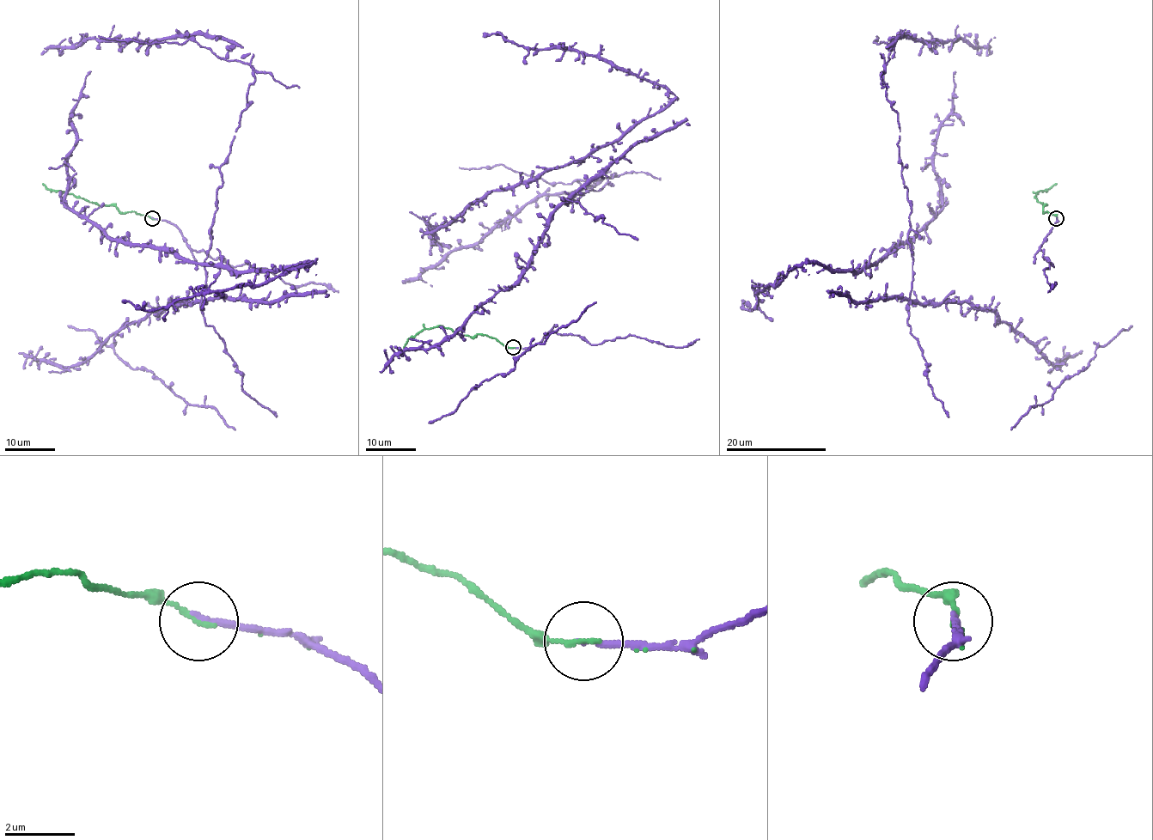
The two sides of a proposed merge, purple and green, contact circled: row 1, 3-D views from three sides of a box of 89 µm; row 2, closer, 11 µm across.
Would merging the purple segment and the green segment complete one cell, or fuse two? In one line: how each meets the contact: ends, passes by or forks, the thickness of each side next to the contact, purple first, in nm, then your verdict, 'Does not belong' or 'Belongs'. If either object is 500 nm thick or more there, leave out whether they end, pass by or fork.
At the ring purple ends. At the ring green ends. Thickness 190 nm (purple) against 140 nm. Belongs

